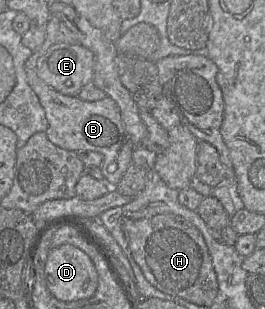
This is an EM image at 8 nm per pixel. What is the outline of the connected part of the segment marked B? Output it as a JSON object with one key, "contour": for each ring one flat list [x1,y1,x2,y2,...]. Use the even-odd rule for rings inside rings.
{"contour":[[50,16,45,27,43,44,32,51,24,65,27,82,37,95,45,112,48,124,45,134,50,142,62,149,76,153,95,151,102,154,101,173,113,187,116,187,132,163,132,152,135,147,124,128,116,102,109,96,90,102,83,101,78,96,63,95,49,87,37,75,36,68,39,58,46,53,51,45,56,43,59,23,60,20,57,16]]}

